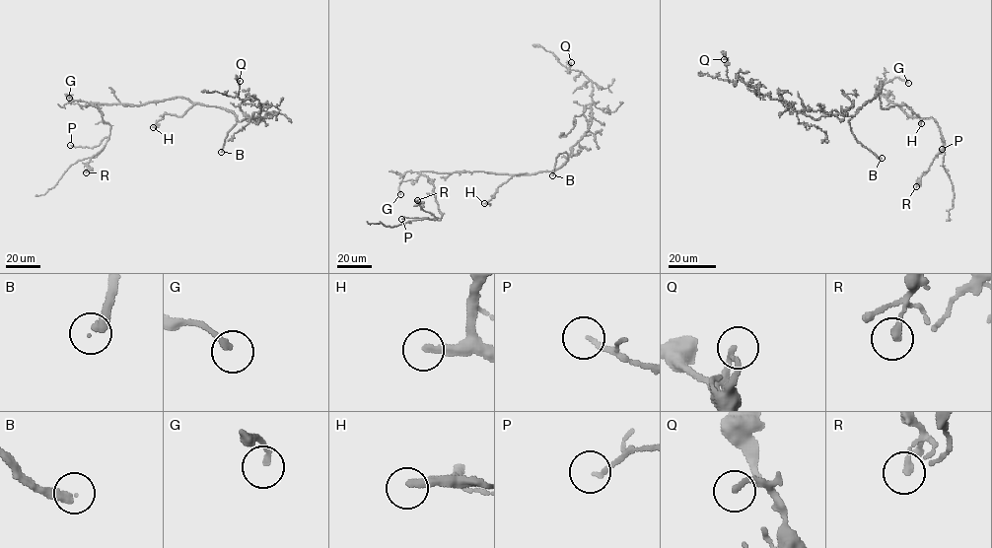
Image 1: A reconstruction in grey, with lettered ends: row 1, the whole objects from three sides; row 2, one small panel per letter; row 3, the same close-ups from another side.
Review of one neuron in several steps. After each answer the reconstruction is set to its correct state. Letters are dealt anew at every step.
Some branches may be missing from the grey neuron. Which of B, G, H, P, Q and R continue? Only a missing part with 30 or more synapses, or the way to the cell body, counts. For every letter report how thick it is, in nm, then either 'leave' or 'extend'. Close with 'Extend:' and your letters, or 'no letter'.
B: 280 nm thick; extend
G: 190 nm thick; leave
H: 280 nm thick; extend
P: 140 nm thick; leave
Q: 190 nm thick; leave
R: 240 nm thick; leave
Extend: B, H

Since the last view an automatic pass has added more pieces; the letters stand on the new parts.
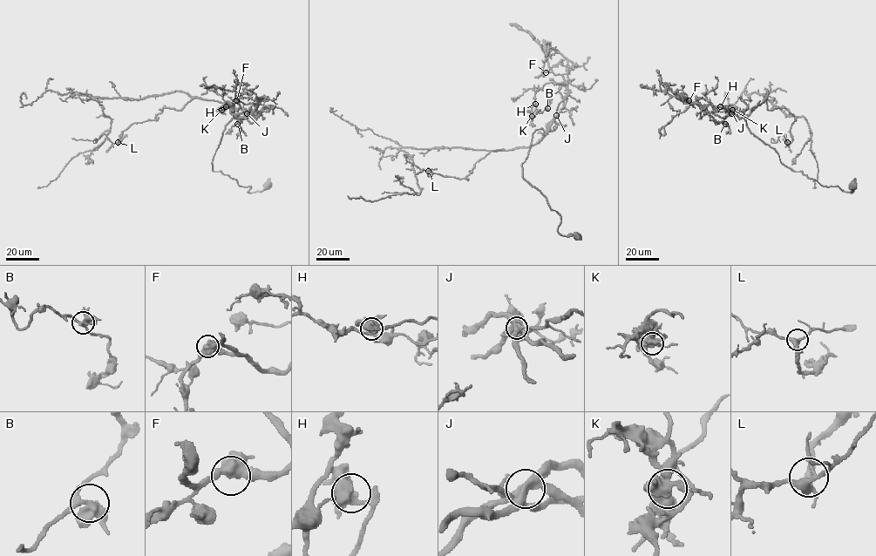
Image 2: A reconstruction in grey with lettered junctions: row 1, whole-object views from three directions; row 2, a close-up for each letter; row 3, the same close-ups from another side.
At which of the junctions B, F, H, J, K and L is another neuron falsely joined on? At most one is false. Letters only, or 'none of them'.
J

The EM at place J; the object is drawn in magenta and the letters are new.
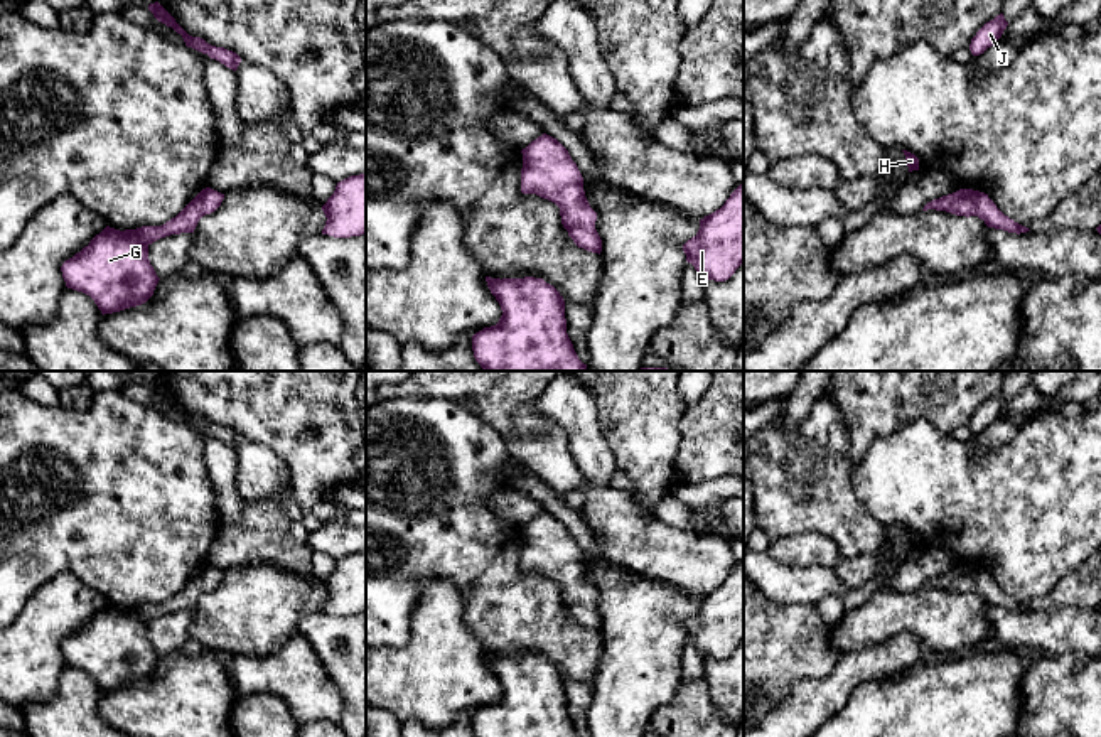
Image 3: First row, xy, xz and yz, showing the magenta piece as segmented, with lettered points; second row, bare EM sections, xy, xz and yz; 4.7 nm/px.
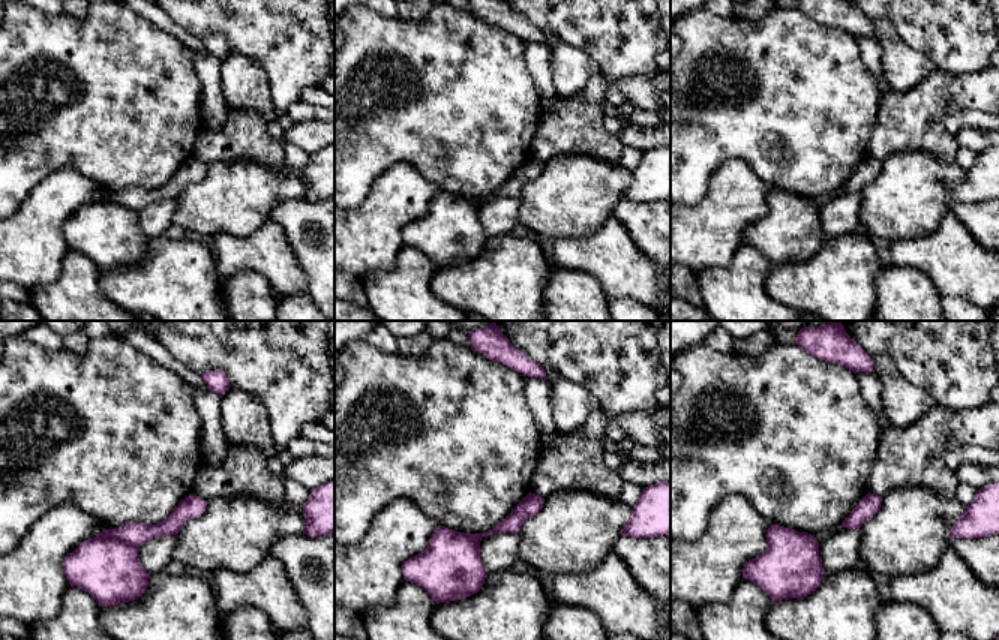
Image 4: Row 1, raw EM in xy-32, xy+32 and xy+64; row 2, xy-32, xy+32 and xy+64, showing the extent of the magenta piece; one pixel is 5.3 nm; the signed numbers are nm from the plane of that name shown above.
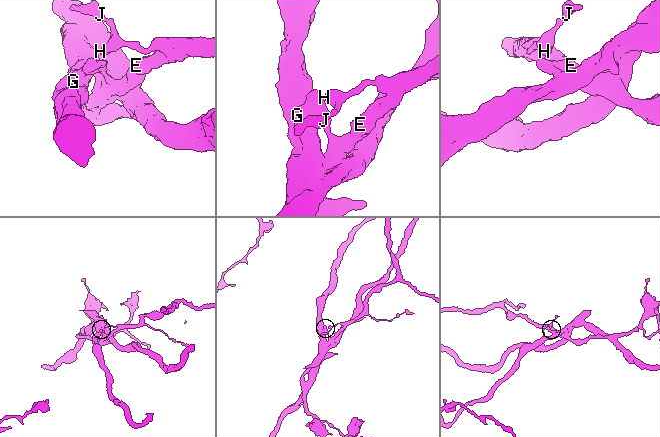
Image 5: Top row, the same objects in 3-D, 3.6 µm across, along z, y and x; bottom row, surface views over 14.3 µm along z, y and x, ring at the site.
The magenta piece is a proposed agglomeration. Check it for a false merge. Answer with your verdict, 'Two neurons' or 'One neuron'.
Two neurons

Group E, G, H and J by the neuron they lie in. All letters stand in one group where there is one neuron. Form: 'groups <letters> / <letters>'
groups E H J / G

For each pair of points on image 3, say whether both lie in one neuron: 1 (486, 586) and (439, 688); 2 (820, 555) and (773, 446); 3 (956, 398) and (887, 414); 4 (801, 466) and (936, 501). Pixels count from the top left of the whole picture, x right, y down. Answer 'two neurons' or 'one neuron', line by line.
1: two neurons
2: two neurons
3: one neuron
4: two neurons

